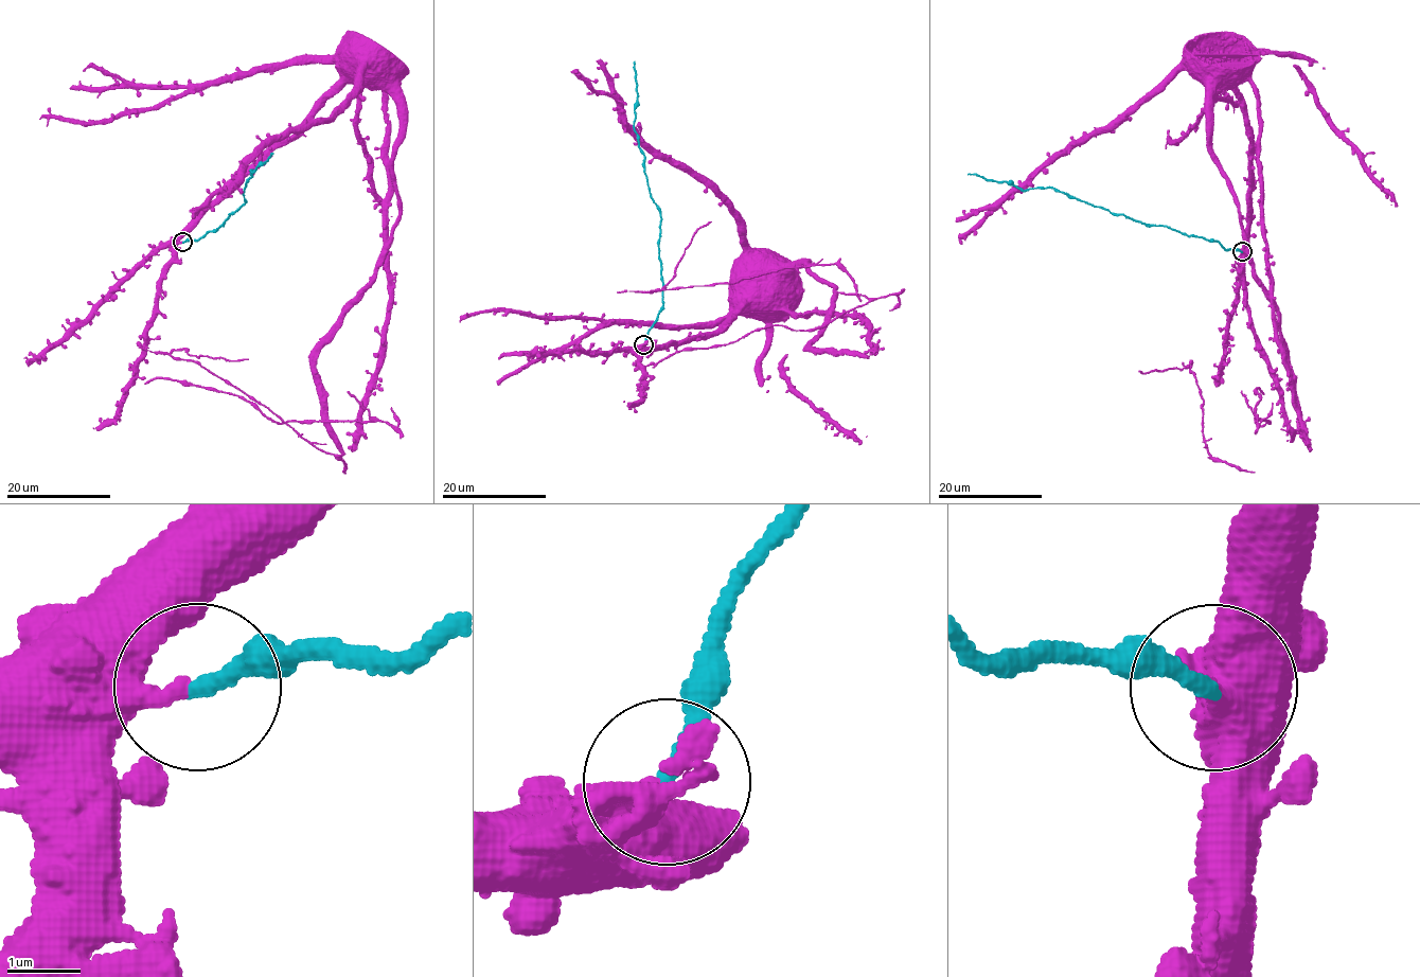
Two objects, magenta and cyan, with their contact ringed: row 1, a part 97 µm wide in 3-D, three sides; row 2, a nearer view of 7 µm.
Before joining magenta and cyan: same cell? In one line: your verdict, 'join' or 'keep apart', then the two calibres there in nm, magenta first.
keep apart; 320 nm thick on the magenta side, 220 nm on the other

